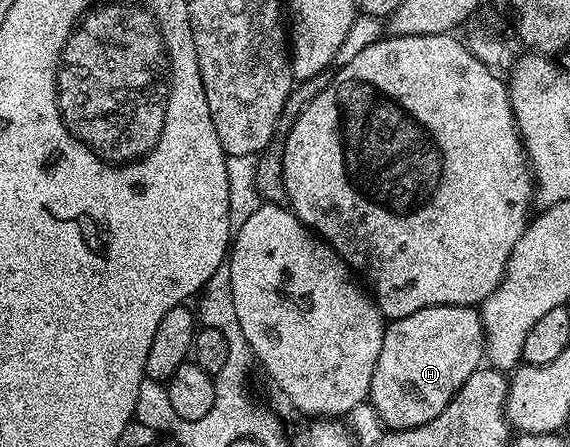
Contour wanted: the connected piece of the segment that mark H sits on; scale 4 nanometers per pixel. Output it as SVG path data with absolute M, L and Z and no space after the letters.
M474 307L419 308L419 312L392 319L386 325L367 401L389 430L427 424L447 408L471 372L482 369L484 358L485 329Z

